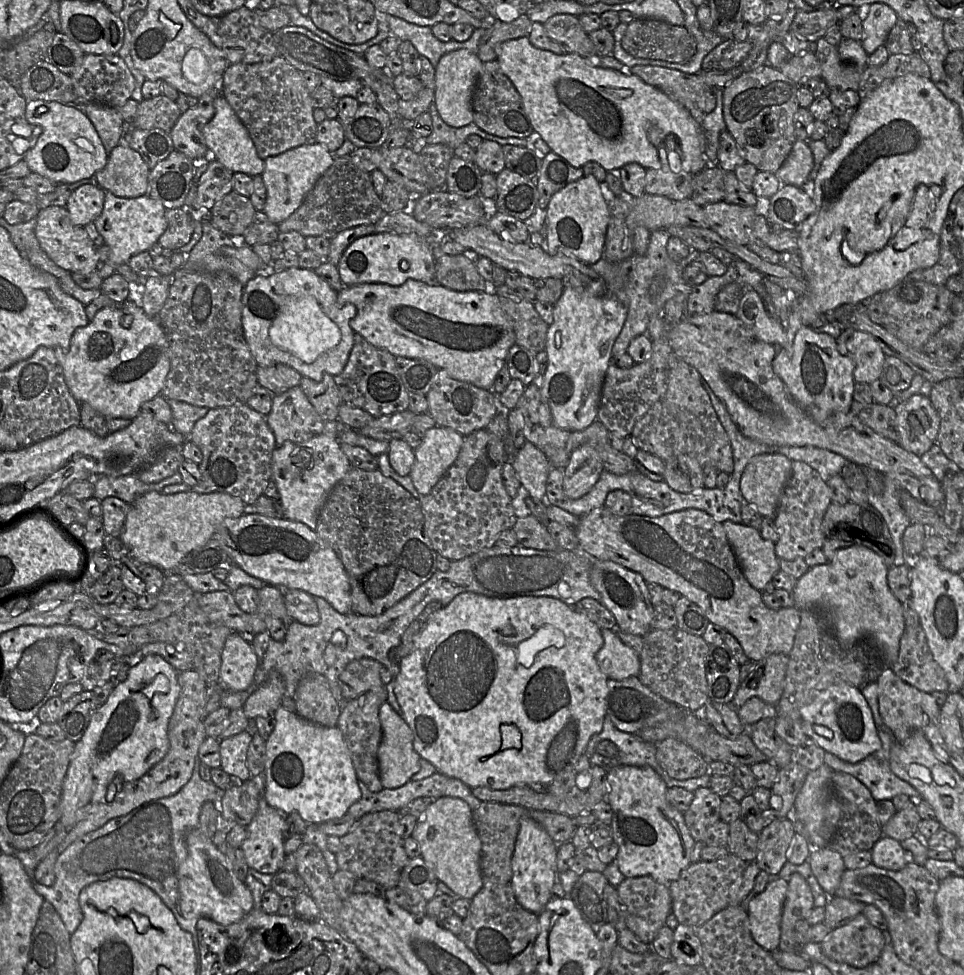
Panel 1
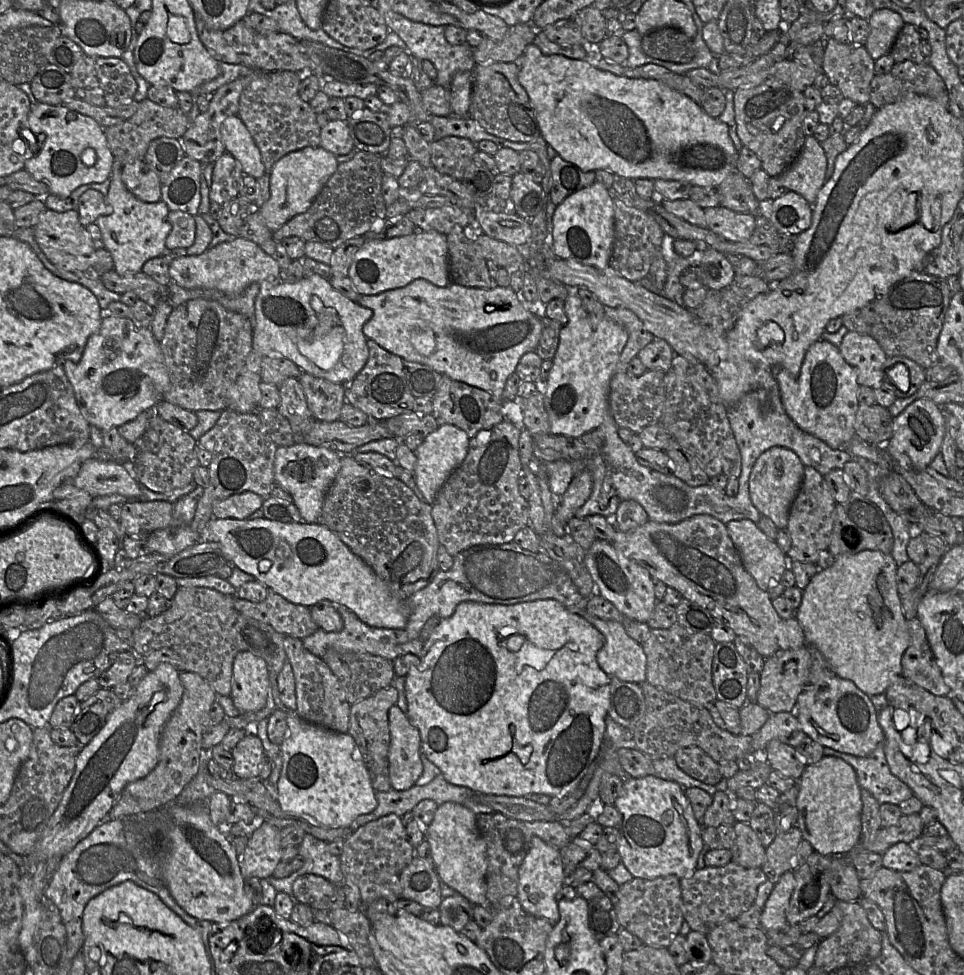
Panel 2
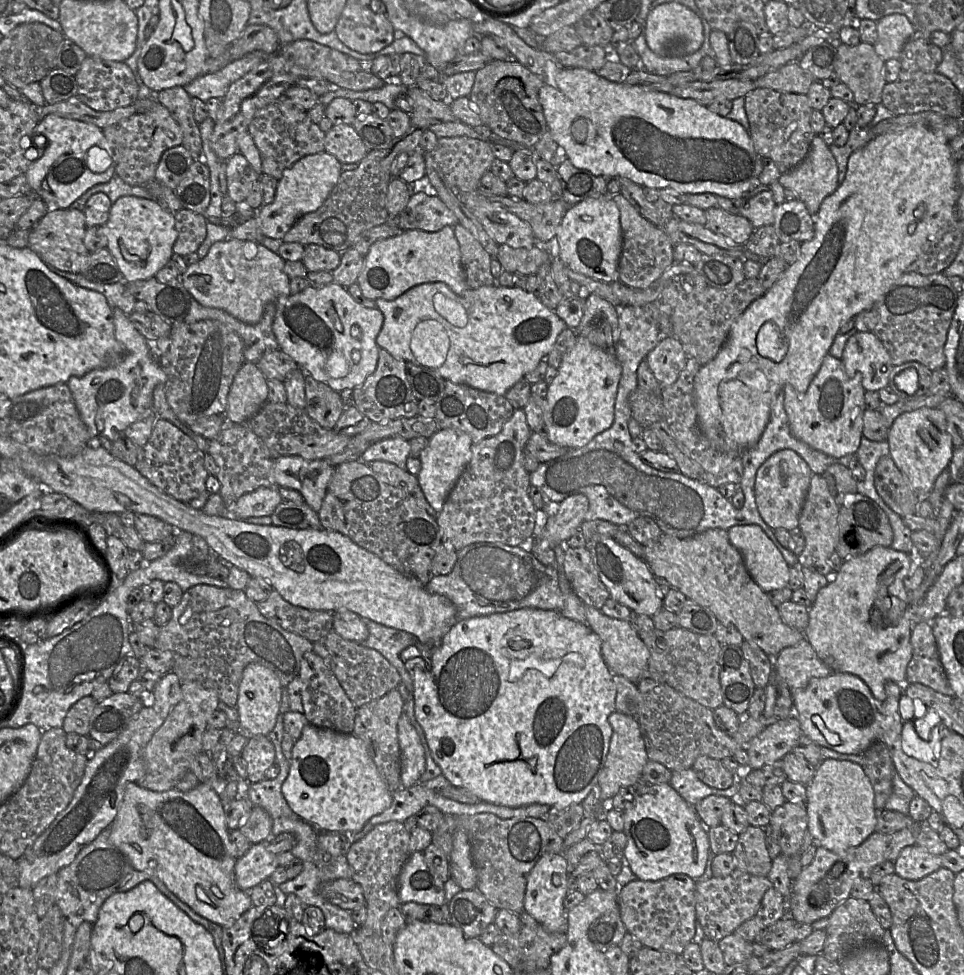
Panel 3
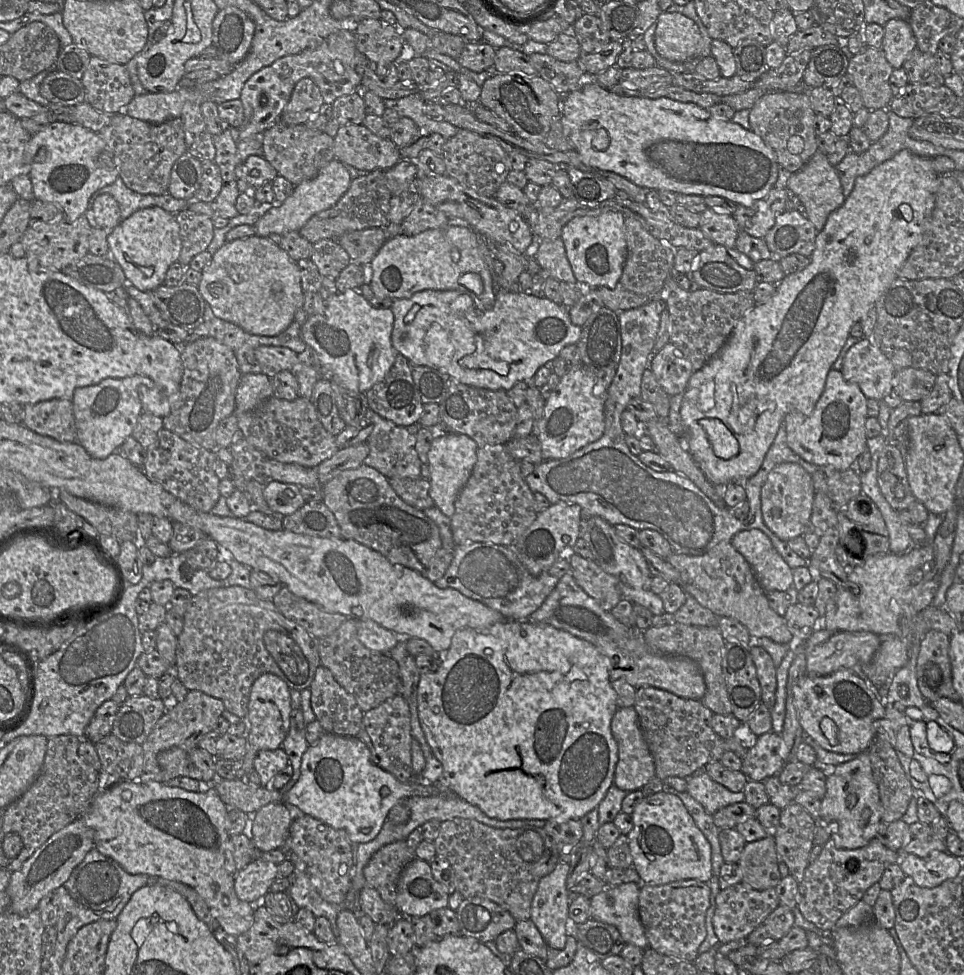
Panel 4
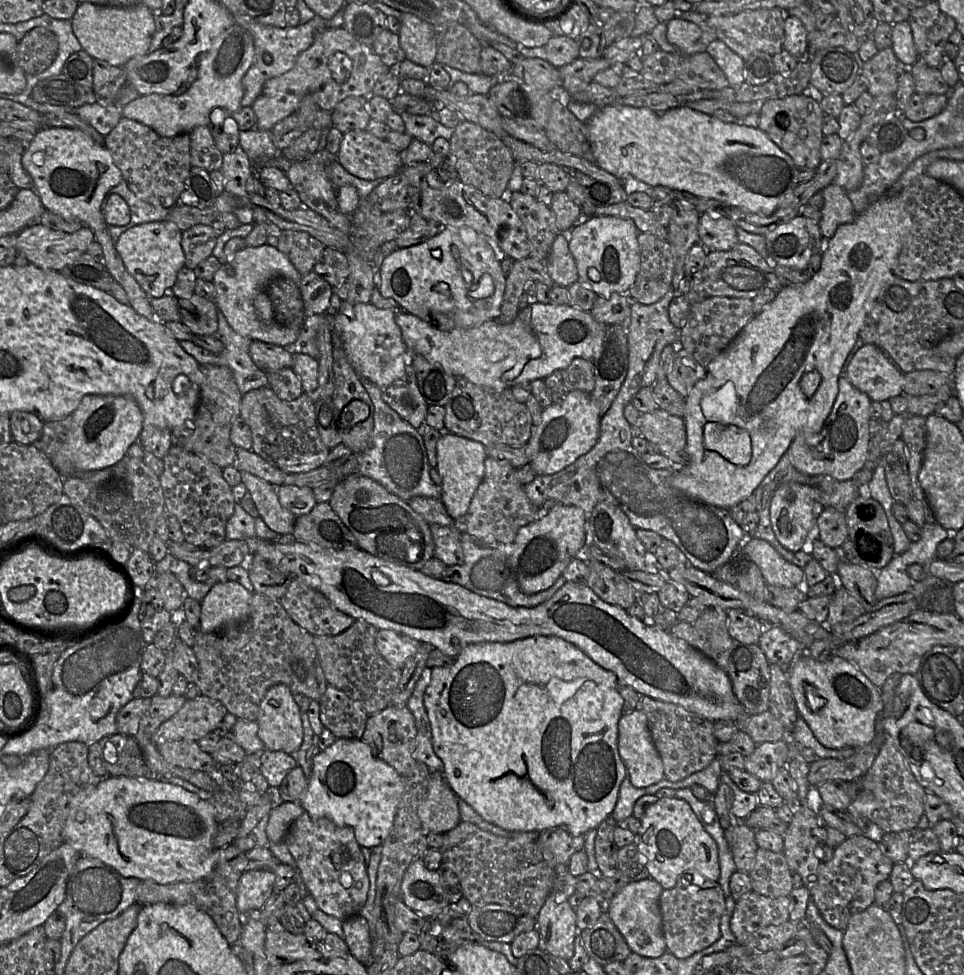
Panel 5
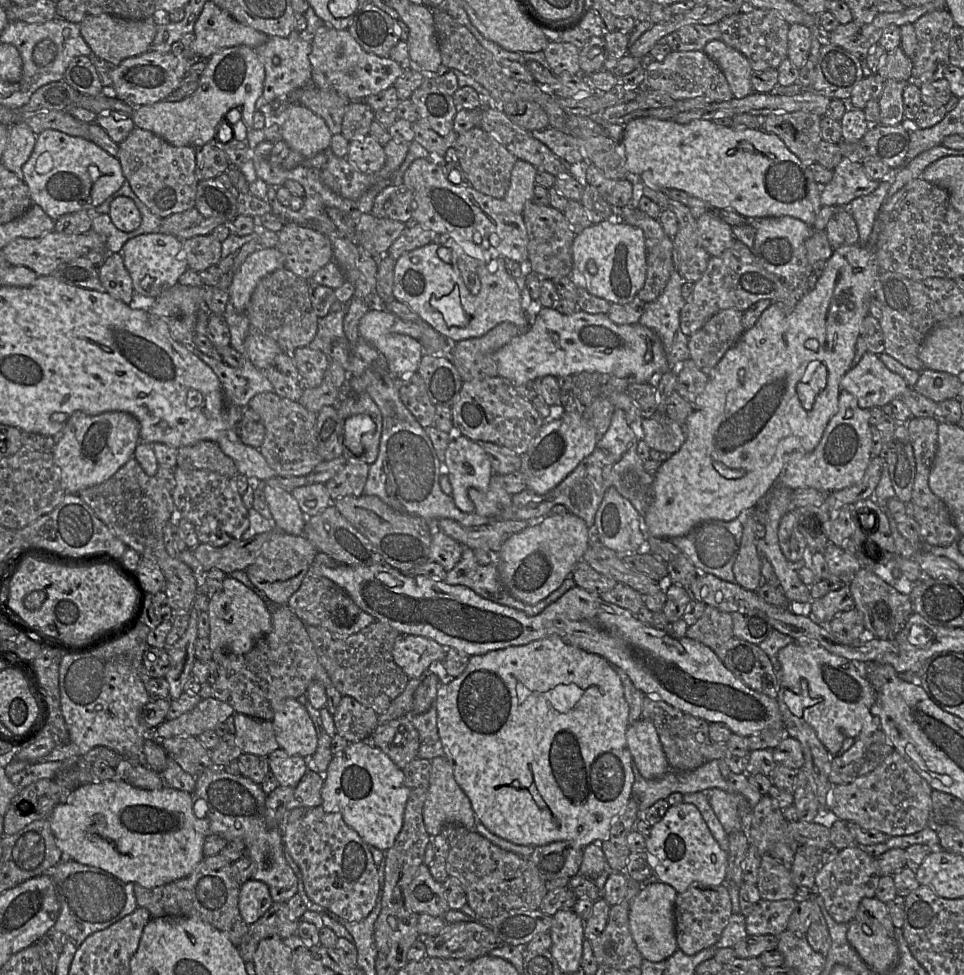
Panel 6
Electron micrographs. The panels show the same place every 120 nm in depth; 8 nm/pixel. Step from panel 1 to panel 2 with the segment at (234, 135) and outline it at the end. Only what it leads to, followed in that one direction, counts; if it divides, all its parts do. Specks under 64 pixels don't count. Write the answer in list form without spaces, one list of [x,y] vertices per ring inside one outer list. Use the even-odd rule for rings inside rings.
[[[232,115],[225,119],[221,126],[221,134],[226,152],[240,162],[244,174],[255,179],[266,174],[260,150],[238,115]]]

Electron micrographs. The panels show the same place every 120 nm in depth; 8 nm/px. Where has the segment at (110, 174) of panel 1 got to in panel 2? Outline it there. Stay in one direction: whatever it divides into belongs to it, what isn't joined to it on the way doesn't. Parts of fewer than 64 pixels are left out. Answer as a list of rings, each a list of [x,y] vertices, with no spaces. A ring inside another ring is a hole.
[[[144,159],[122,166],[121,179],[126,188],[140,200],[158,202],[161,200],[161,182],[157,173]]]

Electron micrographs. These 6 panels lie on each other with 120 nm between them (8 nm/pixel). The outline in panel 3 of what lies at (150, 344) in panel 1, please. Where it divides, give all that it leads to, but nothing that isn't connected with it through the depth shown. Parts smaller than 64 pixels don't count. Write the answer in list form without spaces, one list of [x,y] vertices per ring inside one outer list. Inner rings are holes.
[[[113,308],[115,338],[123,347],[123,354],[105,367],[89,371],[84,376],[72,376],[67,385],[72,393],[77,410],[91,437],[106,438],[112,442],[121,437],[124,430],[134,423],[141,414],[151,408],[152,391],[158,384],[164,384],[166,375],[151,353],[148,340],[134,327],[128,315],[120,308]]]

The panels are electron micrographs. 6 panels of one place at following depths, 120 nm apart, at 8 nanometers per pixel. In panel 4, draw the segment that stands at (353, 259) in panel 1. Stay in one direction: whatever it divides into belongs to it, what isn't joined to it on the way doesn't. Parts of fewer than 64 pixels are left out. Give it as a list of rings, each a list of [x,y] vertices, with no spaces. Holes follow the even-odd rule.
[[[446,226],[445,228],[427,230],[414,236],[397,235],[388,239],[376,256],[373,258],[369,267],[371,278],[369,286],[378,299],[408,299],[415,293],[424,290],[453,290],[469,295],[477,310],[489,310],[494,302],[497,287],[494,283],[491,272],[485,264],[479,249],[480,237],[470,227]],[[466,273],[476,273],[481,278],[482,294],[476,295],[467,290],[467,287],[460,283],[460,278]]]

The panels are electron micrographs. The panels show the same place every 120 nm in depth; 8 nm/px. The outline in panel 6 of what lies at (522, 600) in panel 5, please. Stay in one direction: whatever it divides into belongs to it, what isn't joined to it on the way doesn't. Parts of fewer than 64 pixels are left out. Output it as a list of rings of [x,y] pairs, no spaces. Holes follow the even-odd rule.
[[[464,547],[461,560],[447,573],[444,582],[450,585],[466,586],[483,598],[521,610],[529,616],[541,613],[566,591],[576,586],[570,574],[548,597],[534,605],[526,604],[513,597],[503,586],[498,560],[488,565],[481,565],[477,562],[474,550],[470,547]]]

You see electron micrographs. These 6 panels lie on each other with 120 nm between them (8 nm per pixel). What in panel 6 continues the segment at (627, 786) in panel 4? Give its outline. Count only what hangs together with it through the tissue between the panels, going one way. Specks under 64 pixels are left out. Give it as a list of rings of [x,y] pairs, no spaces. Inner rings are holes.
[[[646,719],[629,724],[626,741],[633,763],[647,780],[658,779],[670,770],[655,726]]]

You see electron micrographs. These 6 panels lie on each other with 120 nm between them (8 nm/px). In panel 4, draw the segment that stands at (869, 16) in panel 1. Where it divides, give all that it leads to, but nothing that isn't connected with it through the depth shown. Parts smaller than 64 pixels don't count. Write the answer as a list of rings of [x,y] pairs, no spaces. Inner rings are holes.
[[[891,19],[884,26],[881,49],[890,65],[895,68],[903,66],[909,54],[917,47],[916,38],[906,20]]]

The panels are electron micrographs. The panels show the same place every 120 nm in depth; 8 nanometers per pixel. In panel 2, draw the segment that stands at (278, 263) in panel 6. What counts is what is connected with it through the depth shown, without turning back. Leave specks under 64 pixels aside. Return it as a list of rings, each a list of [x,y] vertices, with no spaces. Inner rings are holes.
[[[241,237],[222,242],[200,255],[188,255],[172,260],[169,274],[172,281],[181,287],[216,289],[229,296],[241,294],[253,283],[268,281],[271,284],[279,284],[282,282],[276,259],[265,253],[255,242]]]

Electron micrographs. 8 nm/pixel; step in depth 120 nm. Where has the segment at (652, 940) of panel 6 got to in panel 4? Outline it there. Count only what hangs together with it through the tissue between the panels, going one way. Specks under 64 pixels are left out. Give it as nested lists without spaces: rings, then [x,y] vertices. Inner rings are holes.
[[[633,882],[607,887],[590,898],[590,918],[614,925],[626,943],[645,950],[649,943],[638,915],[640,887]]]

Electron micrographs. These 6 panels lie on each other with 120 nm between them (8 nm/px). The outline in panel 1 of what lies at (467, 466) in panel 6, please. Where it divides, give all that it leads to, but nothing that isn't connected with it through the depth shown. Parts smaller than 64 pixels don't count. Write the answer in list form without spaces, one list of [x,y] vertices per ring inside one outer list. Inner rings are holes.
[[[436,426],[425,433],[420,445],[414,449],[415,462],[409,473],[414,487],[421,496],[429,494],[454,463],[463,445],[463,438],[464,436],[455,430],[441,426]]]

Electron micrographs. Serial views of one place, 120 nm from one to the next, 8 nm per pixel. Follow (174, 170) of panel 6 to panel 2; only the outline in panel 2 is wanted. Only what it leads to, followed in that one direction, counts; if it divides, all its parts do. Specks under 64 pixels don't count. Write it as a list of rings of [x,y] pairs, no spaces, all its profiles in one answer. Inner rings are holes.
[[[146,98],[139,102],[139,108],[131,118],[104,128],[104,133],[114,158],[119,159],[121,164],[125,165],[144,159],[149,144],[156,138],[169,137],[181,140],[189,125],[190,119],[180,107],[164,107]]]

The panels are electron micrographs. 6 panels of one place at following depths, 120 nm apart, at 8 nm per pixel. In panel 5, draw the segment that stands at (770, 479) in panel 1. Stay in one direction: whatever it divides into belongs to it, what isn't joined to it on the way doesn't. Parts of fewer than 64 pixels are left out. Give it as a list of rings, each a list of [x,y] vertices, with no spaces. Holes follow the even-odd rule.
[[[781,484],[772,496],[769,509],[771,527],[779,543],[790,551],[800,551],[820,507],[807,485]]]

